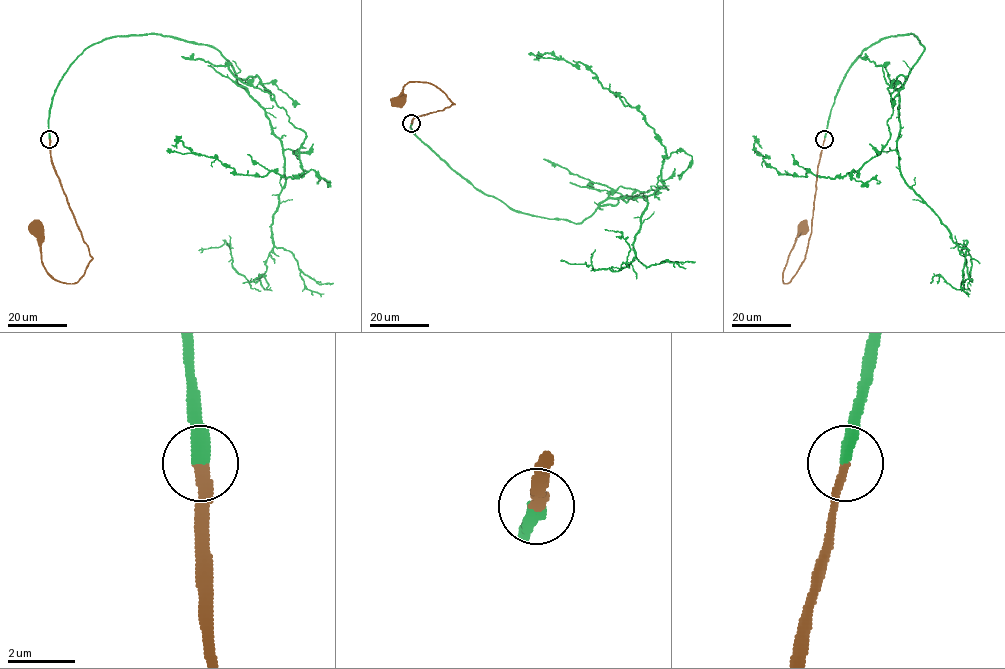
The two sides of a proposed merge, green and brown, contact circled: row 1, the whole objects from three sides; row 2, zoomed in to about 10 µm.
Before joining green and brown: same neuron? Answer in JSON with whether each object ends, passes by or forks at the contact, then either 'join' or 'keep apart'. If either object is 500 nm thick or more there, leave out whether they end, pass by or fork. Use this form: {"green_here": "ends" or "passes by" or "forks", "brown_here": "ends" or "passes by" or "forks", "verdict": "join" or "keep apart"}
{"green_here": "ends", "brown_here": "ends", "verdict": "join"}

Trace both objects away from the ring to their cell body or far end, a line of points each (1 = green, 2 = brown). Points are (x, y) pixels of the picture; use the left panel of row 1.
1: (50, 139), (52, 97), (91, 45), (168, 35), (215, 48), (304, 171), (242, 175), (172, 145)
2: (50, 139), (53, 167), (92, 258), (76, 282), (60, 282), (47, 272), (41, 260), (35, 228)

